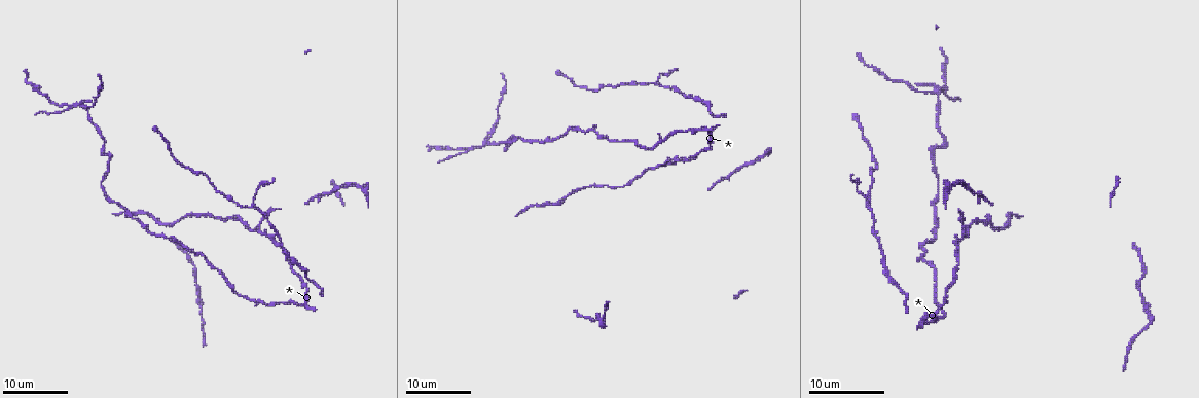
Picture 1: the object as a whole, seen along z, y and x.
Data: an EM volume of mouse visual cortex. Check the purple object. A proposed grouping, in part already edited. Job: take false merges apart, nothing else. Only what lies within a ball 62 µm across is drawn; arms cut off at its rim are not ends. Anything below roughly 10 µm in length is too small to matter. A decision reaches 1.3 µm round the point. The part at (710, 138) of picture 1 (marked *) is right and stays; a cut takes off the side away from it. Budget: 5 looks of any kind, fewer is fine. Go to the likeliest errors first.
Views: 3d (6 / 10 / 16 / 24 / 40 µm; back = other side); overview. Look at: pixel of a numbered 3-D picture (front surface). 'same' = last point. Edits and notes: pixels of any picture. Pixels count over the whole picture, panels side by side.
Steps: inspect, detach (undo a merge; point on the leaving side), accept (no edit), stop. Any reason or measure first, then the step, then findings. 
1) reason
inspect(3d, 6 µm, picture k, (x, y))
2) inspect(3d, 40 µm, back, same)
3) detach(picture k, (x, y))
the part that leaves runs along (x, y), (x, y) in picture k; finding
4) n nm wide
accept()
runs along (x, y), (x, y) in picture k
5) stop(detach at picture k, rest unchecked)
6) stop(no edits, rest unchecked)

inspect(3d, 16 µm, picture 1, (258, 226))

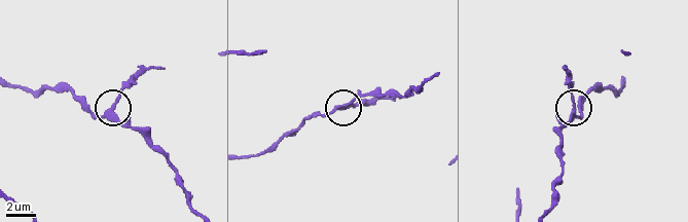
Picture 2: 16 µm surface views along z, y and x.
inspect(3d, 10 µm, picture 2, (340, 108))

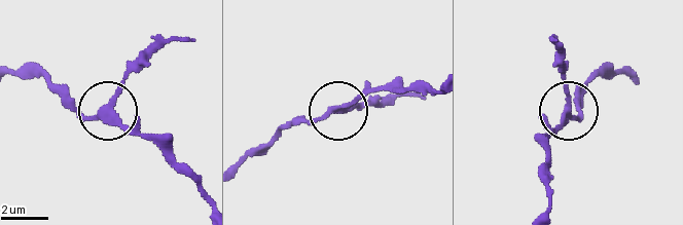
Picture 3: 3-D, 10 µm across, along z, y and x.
230 nm wide
accept()
runs along (205, 191), (107, 109), (111, 98), (156, 52) in picture 3; one neuron here

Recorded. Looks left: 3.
calibre changes
inspect(3d, 16 µm, picture 1, (105, 153))

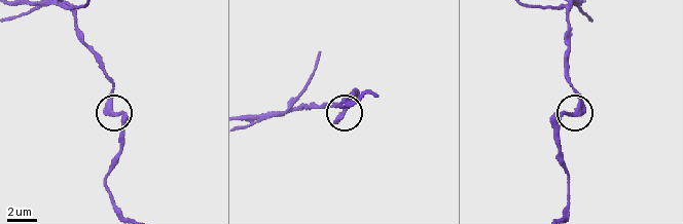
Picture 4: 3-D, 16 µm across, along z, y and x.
inspect(3d, 6 µm, picture 4, (113, 115))

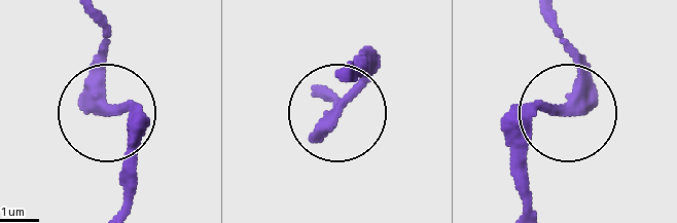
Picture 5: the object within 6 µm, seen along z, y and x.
accept()
runs along (528, 205), (531, 116), (564, 110), (577, 77), (558, 19) in picture 5; all the same neuron

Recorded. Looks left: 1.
stop(no edits, rest unchecked)

